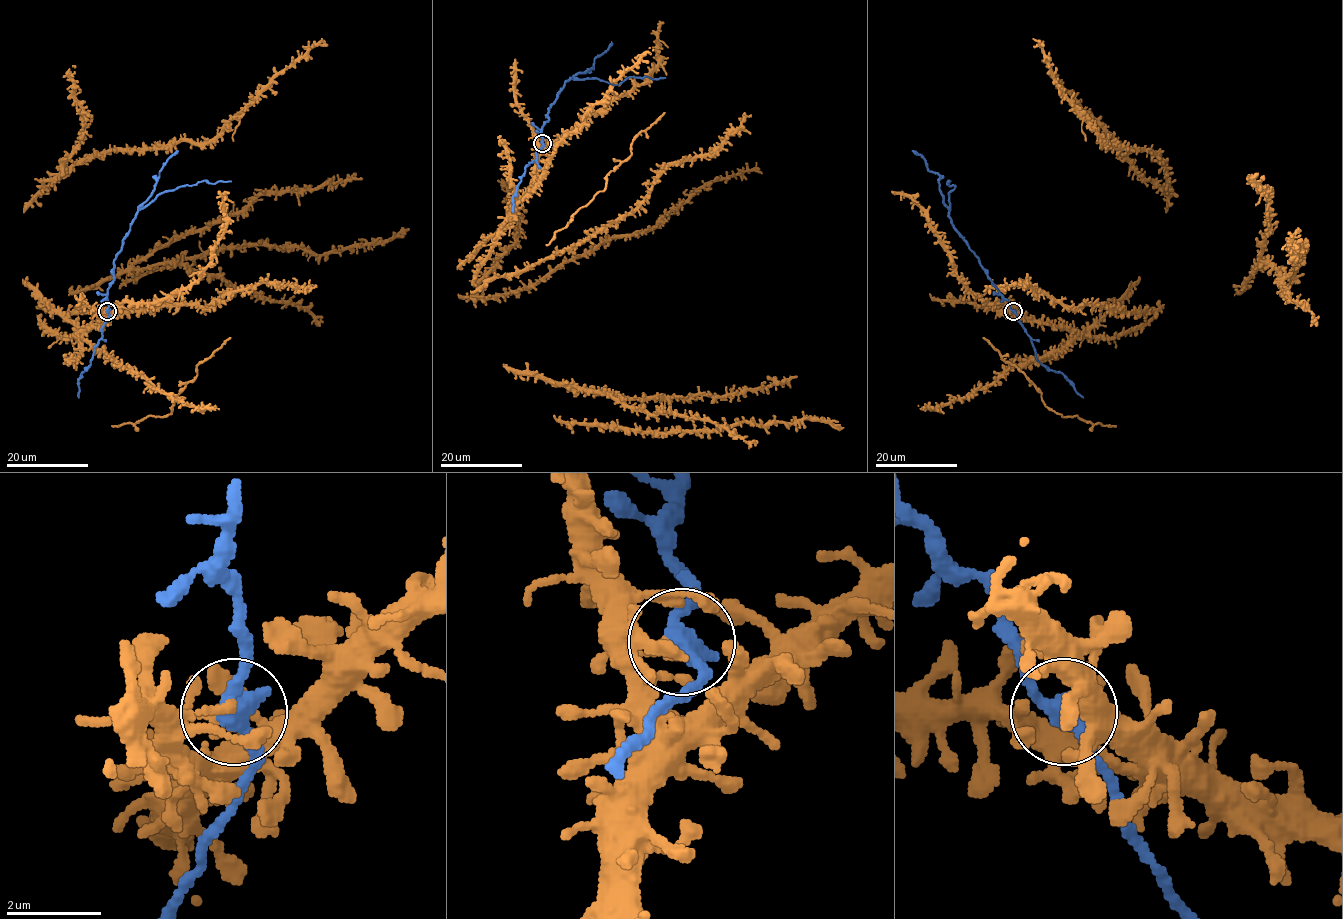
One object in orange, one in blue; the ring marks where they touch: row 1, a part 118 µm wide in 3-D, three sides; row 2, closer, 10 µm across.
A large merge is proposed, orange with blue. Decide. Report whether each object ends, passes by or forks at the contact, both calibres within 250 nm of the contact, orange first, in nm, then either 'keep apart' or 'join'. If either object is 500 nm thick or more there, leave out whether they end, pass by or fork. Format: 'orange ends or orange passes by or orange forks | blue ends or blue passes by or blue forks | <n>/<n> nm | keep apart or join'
orange passes by | blue passes by | 240/400 nm | join

